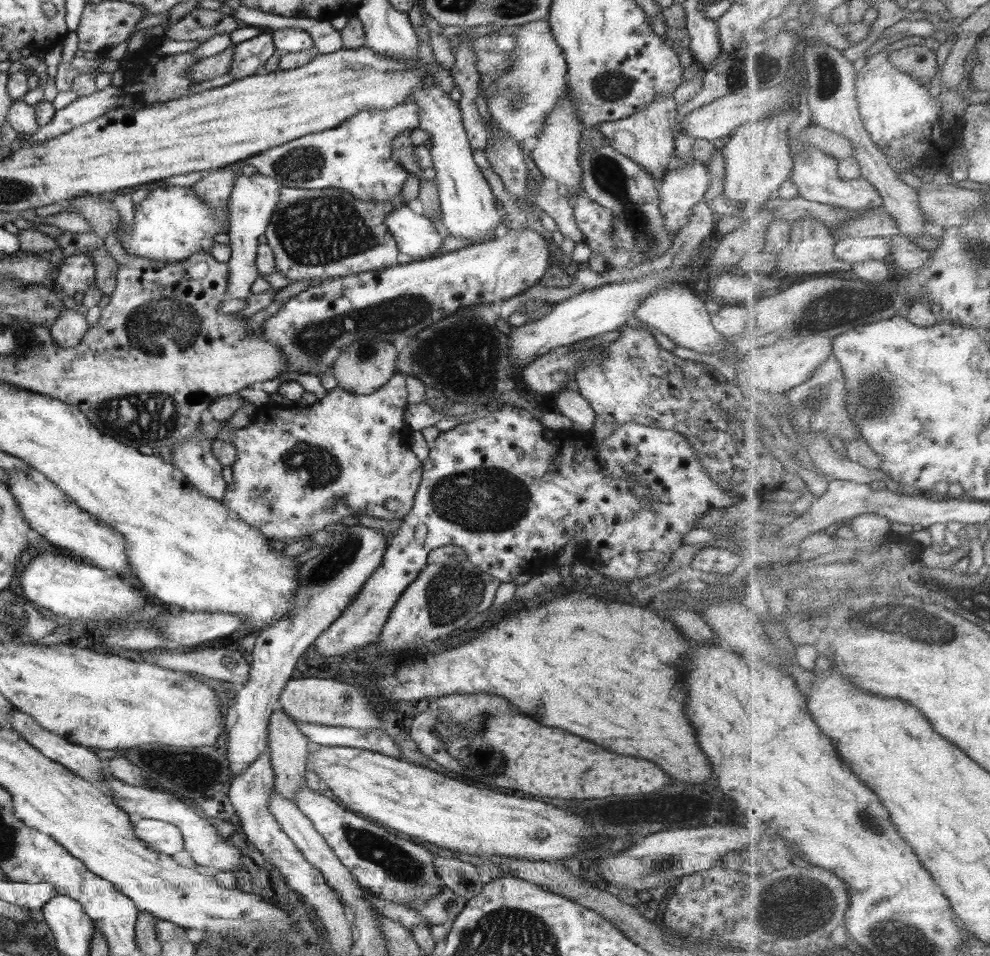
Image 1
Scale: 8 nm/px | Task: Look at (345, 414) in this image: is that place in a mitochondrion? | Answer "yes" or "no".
no

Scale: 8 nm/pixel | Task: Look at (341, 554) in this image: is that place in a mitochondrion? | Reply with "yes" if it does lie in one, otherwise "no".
yes

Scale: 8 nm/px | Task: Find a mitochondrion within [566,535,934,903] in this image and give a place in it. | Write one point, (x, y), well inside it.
(866, 818)

